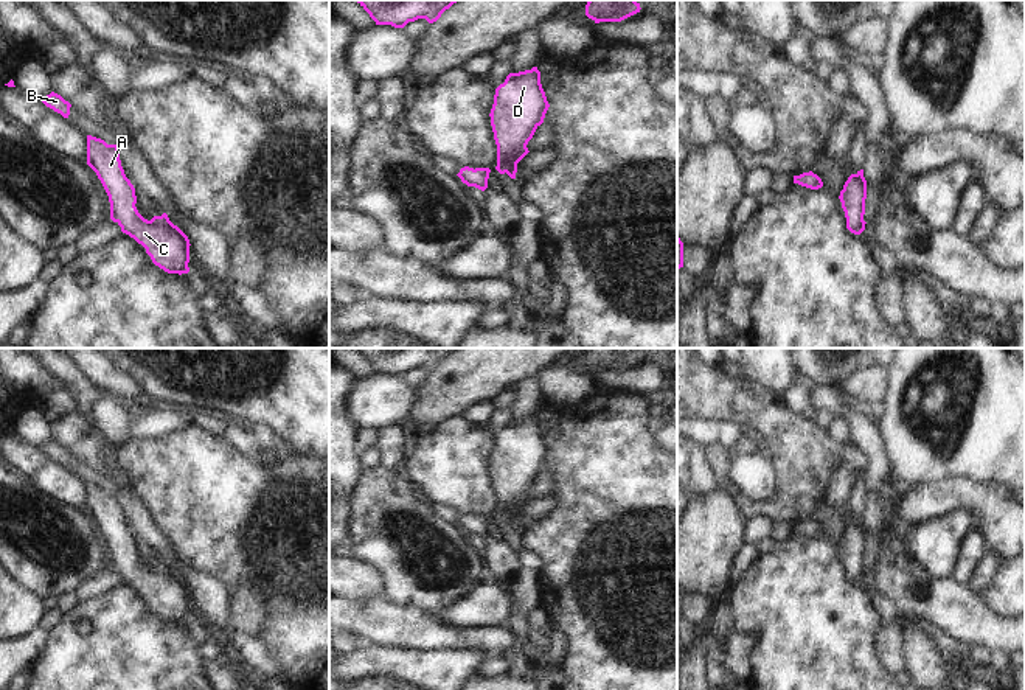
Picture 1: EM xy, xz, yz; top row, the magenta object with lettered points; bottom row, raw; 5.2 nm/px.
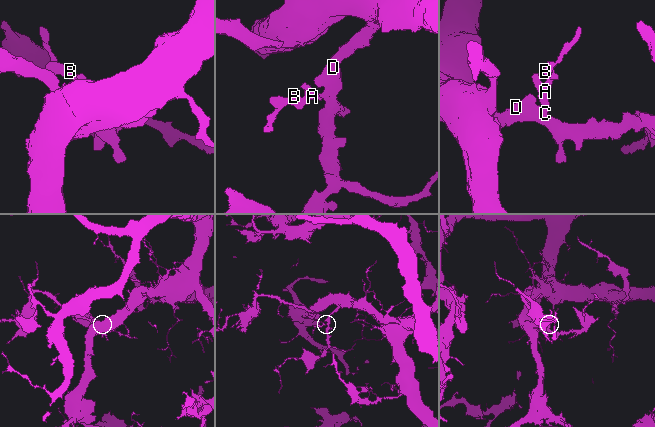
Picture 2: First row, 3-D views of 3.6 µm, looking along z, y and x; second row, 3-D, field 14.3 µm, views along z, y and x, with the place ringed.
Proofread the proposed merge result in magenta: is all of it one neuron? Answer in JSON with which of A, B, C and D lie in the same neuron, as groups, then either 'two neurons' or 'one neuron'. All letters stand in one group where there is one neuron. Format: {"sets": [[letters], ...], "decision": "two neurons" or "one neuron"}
{"sets": [["A", "B", "C", "D"]], "decision": "one neuron"}

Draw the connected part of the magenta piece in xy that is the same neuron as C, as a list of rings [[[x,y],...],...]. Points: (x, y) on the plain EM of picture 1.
[[[87,483],[87,513],[96,521],[110,550],[110,567],[146,597],[152,611],[168,622],[188,622],[189,587],[168,563],[144,567],[135,552],[135,536],[126,525],[118,493]]]

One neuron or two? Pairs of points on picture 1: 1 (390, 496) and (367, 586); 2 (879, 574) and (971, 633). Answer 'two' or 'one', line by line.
1: two
2: one

